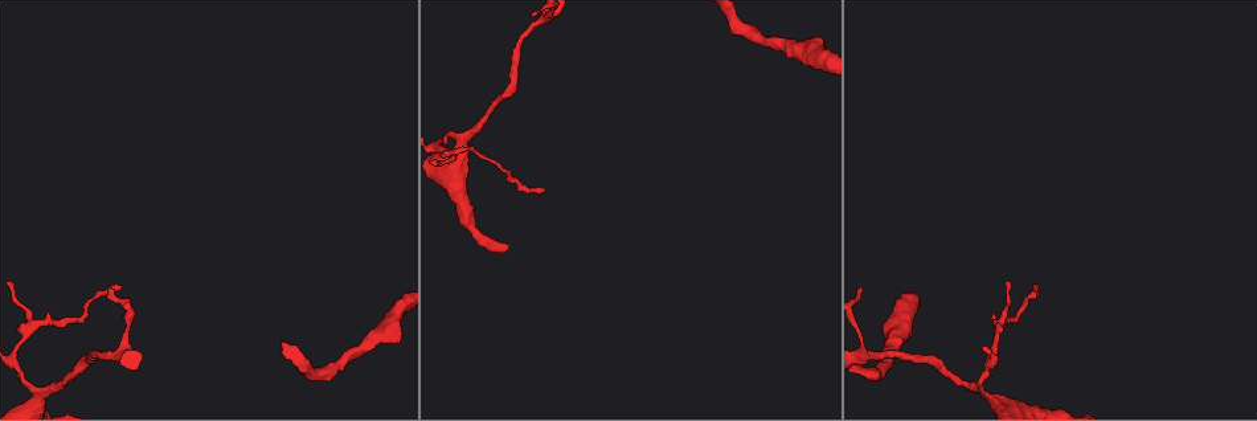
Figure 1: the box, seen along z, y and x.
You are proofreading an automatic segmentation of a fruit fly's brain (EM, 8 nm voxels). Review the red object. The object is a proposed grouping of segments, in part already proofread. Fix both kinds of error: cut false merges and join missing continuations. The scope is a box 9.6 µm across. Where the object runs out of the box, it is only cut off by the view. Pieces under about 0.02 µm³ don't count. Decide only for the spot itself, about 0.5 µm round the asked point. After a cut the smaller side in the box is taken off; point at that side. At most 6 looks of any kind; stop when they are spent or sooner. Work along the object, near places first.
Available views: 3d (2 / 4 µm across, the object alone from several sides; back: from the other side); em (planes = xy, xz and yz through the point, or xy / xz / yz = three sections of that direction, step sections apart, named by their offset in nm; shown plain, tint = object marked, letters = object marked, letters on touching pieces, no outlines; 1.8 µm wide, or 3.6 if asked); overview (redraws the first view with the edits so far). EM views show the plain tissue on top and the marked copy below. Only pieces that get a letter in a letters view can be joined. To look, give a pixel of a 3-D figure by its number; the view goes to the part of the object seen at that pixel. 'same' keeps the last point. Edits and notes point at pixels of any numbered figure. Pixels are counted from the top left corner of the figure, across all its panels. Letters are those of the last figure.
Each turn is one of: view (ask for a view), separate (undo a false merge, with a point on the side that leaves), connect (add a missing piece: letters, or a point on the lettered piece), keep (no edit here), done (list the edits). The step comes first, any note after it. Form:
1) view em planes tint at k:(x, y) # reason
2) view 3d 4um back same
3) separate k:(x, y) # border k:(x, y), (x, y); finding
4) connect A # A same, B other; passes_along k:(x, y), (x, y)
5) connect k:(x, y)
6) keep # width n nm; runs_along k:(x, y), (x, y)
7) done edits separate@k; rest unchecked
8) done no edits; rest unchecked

view 3d 4um at 1:(992, 401) # thick turns thin

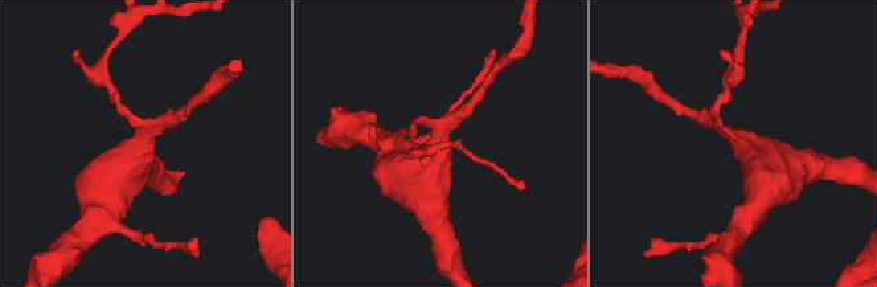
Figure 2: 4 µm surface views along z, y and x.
view em 3.6um planes letters at 2:(144, 139) # arms 3; need the tissue

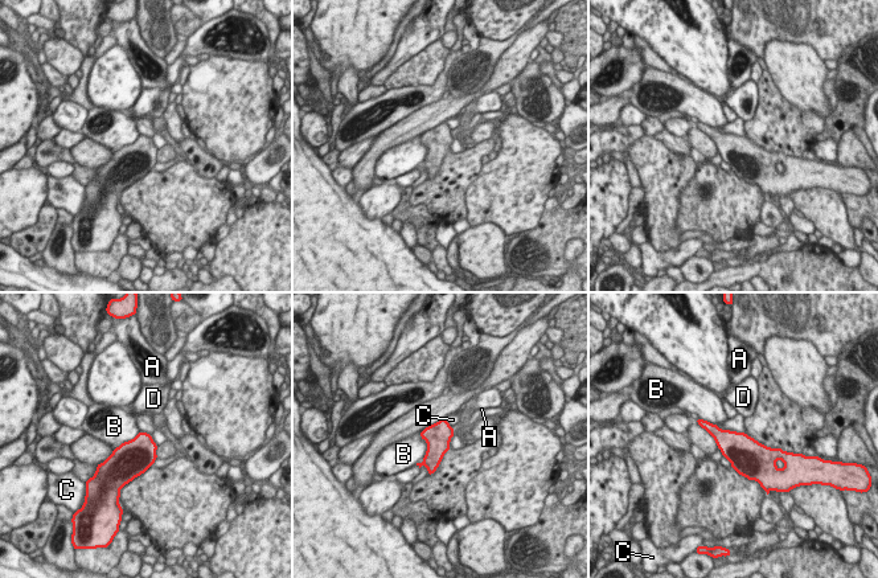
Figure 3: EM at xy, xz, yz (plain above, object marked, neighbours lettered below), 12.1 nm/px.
keep # A other, B other, C other, D other; border 3:(421, 431), (426, 442), (422, 458); one neuron here

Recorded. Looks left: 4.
view 3d 2um at 1:(108, 289) # thin end

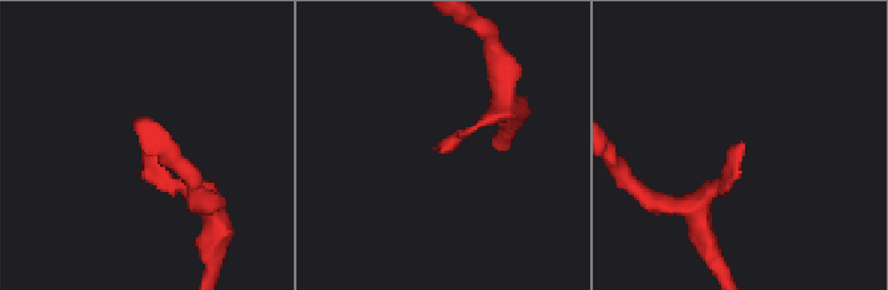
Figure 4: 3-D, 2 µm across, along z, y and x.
view em xz step 8 letters at 4:(445, 153)

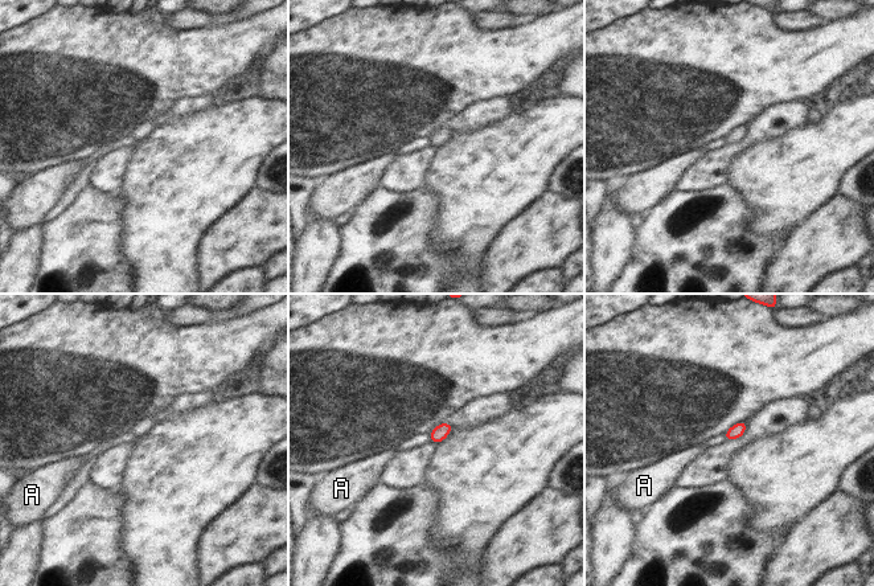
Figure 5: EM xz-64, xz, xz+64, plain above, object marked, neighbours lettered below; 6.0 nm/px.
view em planes letters same

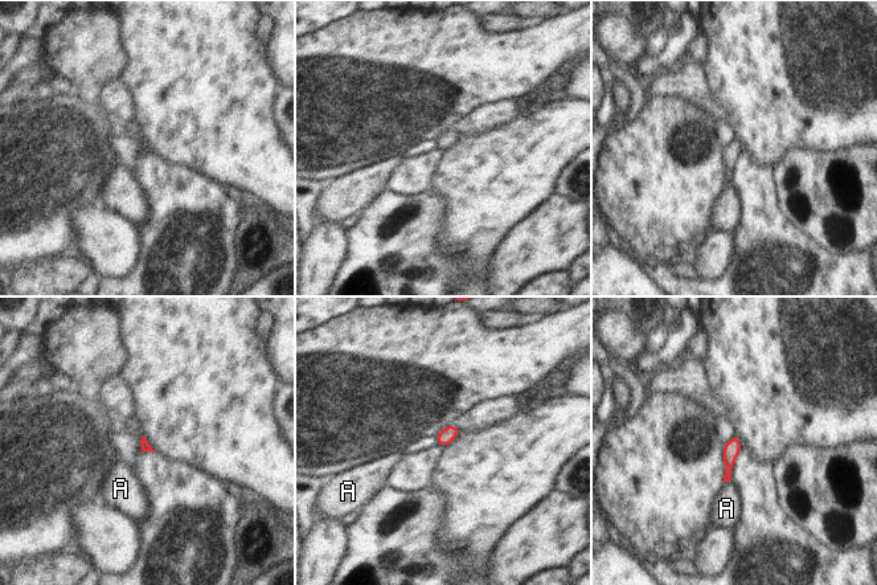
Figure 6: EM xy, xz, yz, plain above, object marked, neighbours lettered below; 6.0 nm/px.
keep # A other; border 6:(729, 479), (725, 482); none of them fits

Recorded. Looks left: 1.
view em planes letters at 1:(542, 189) # thin end

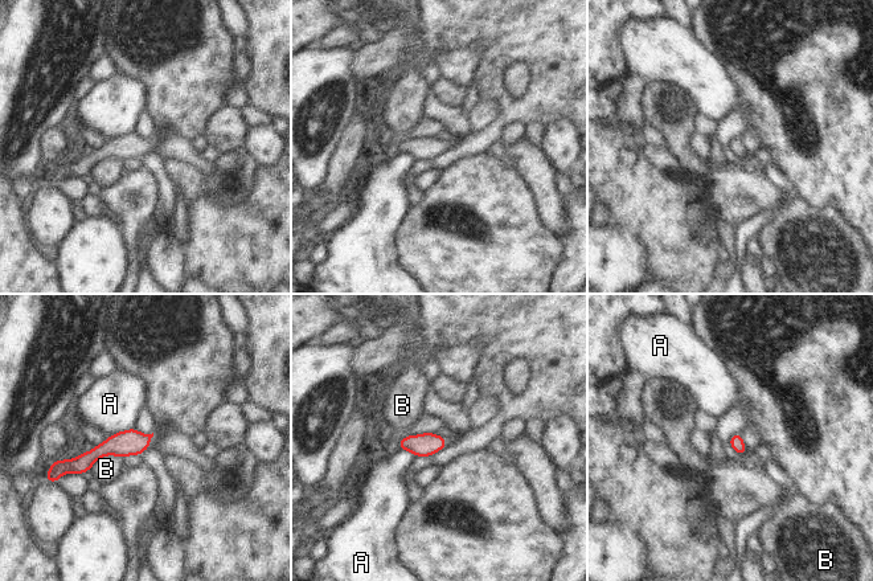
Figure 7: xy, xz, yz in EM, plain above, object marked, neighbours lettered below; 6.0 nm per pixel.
keep # longest_contact B 220 nm; A other, B other; border 7:(131, 428), (109, 437); no lettered piece goes on from it

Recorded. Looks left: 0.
done no edits; rest unchecked

